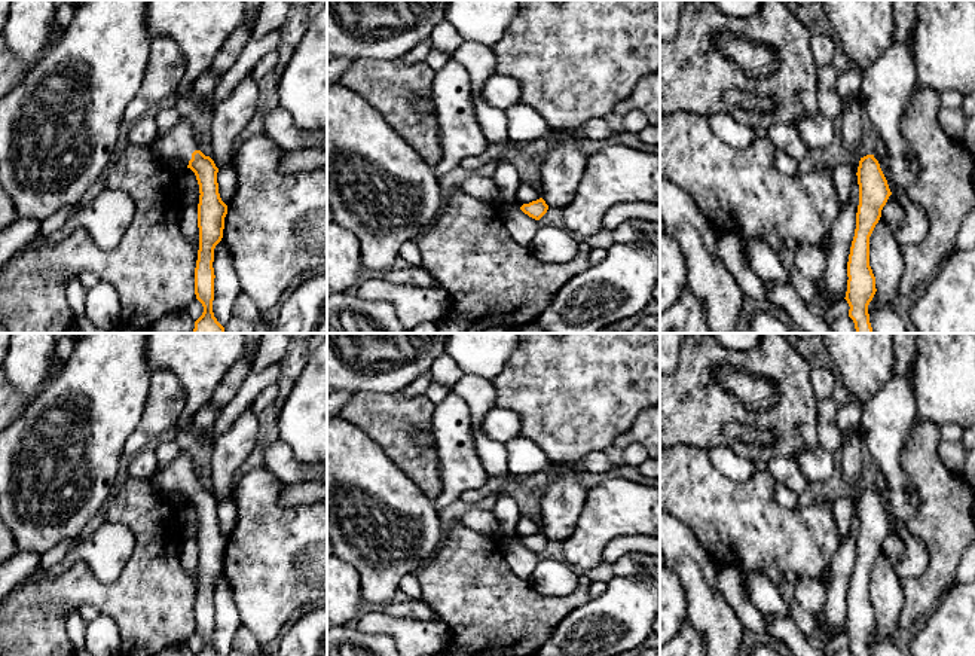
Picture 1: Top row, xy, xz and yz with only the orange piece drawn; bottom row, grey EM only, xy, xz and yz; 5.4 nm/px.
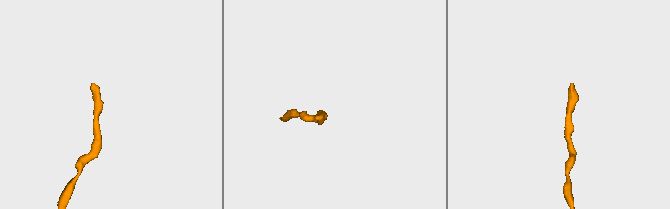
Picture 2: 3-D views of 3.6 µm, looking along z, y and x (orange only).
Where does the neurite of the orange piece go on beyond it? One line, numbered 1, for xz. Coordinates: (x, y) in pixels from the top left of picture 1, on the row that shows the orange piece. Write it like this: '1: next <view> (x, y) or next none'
1: next none

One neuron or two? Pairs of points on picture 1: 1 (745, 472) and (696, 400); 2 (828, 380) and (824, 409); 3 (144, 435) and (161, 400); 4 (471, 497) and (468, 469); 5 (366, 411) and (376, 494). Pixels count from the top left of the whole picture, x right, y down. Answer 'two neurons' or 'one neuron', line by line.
1: two neurons
2: two neurons
3: one neuron
4: two neurons
5: two neurons

